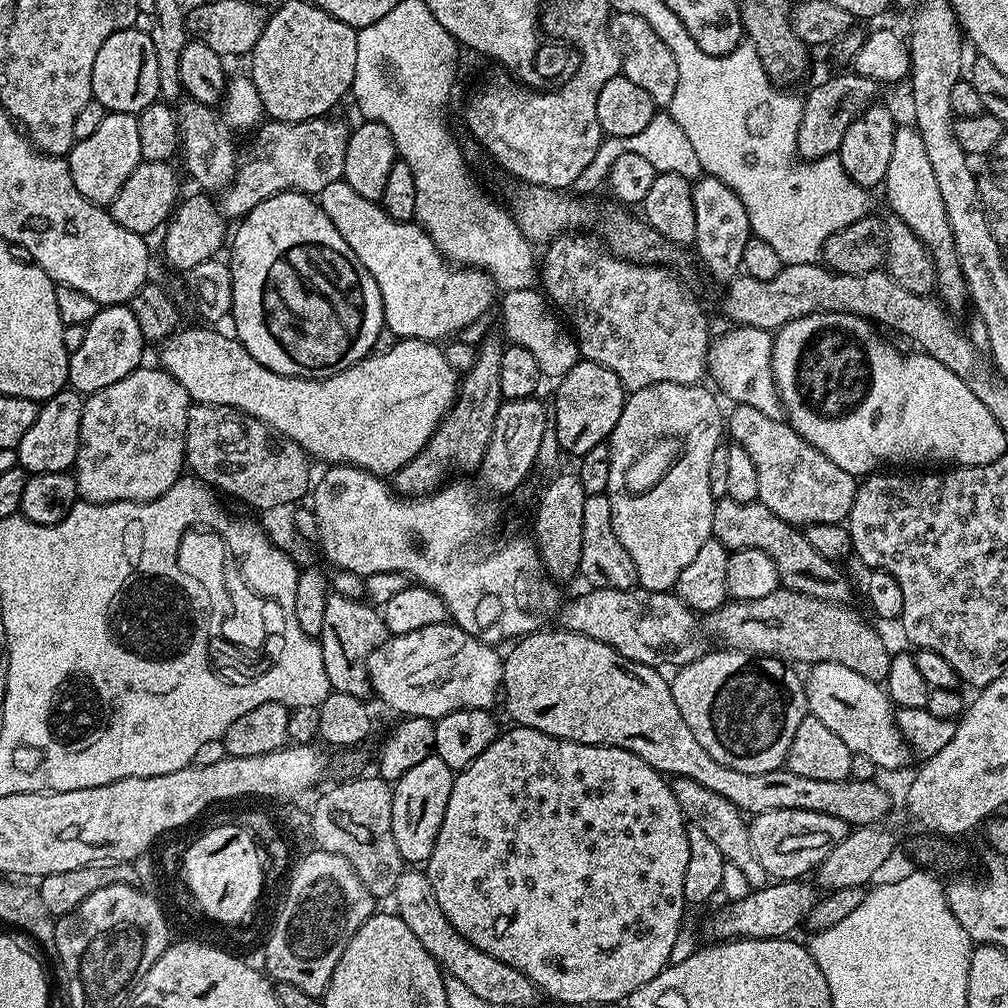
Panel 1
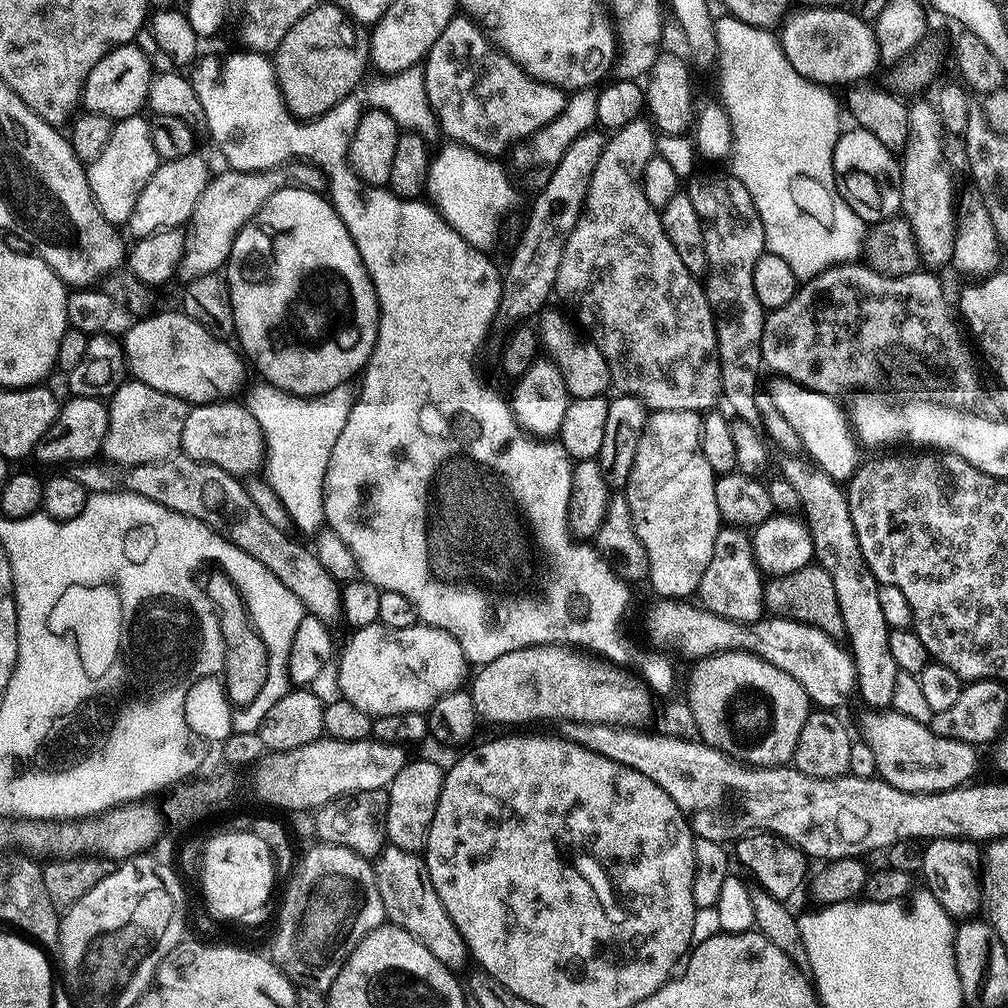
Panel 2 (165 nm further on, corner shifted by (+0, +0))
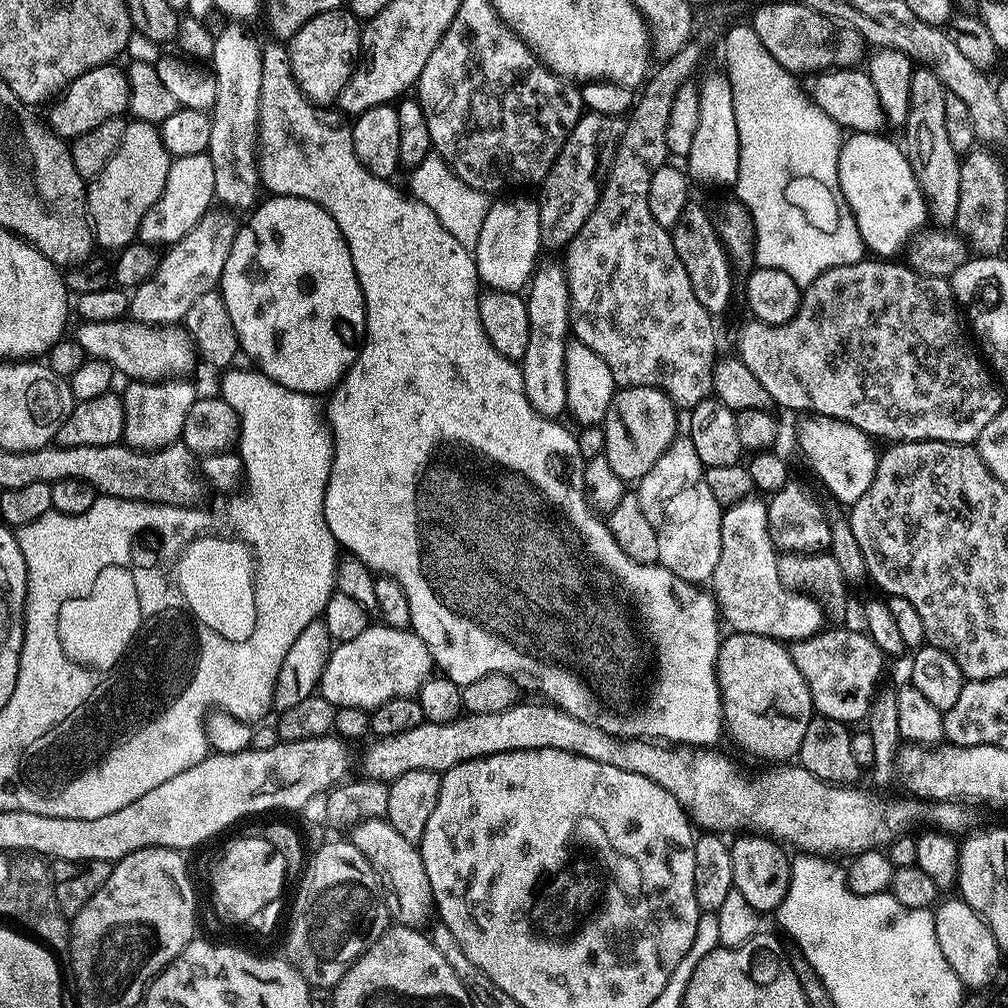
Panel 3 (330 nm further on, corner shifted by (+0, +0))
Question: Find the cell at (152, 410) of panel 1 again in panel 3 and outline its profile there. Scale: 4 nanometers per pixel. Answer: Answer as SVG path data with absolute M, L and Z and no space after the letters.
M163 378L154 380L133 380L129 388L122 392L124 402L124 439L129 448L138 448L141 452L154 452L157 448L165 448L167 444L177 443L183 437L186 426L186 414L190 414L190 406L198 399L198 392L188 378Z

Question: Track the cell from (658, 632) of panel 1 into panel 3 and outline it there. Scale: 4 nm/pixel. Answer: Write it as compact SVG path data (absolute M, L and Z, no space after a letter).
M832 626L827 630L818 632L806 640L795 641L791 645L792 661L794 666L802 674L802 678L808 683L808 689L812 695L812 707L817 713L831 720L840 720L843 724L855 725L855 720L863 721L872 711L872 705L877 699L876 683L880 680L880 675L884 672L886 657L880 651L880 647L868 637L868 633L863 630L855 632L848 626Z

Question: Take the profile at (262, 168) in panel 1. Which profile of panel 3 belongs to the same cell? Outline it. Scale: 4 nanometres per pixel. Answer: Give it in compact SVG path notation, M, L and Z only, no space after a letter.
M215 214L203 216L198 226L186 234L186 238L171 245L165 251L168 253L159 257L156 273L151 280L142 281L131 293L131 319L147 326L179 325L186 310L190 310L190 306L194 306L202 294L217 291L222 270L226 266L229 243L230 232L224 229L223 222Z

